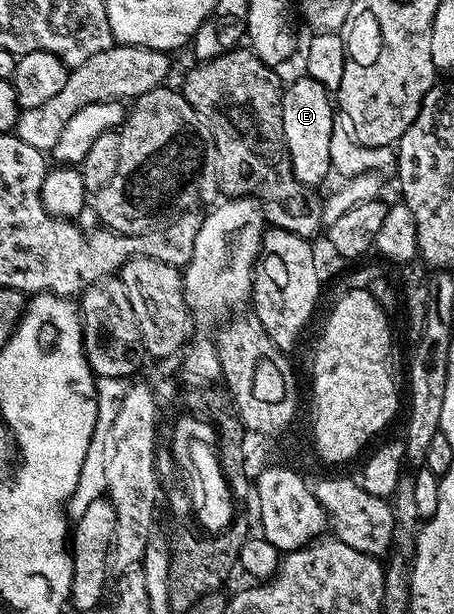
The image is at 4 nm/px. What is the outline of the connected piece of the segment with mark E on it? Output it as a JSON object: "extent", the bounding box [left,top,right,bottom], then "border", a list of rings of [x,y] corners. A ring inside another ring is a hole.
{"extent":[281,76,335,188],"border":[[[300,76],[288,83],[281,96],[281,115],[283,116],[283,136],[289,149],[289,159],[293,165],[293,174],[307,188],[314,188],[331,174],[331,132],[335,102],[330,91],[319,84],[319,80]]]}

